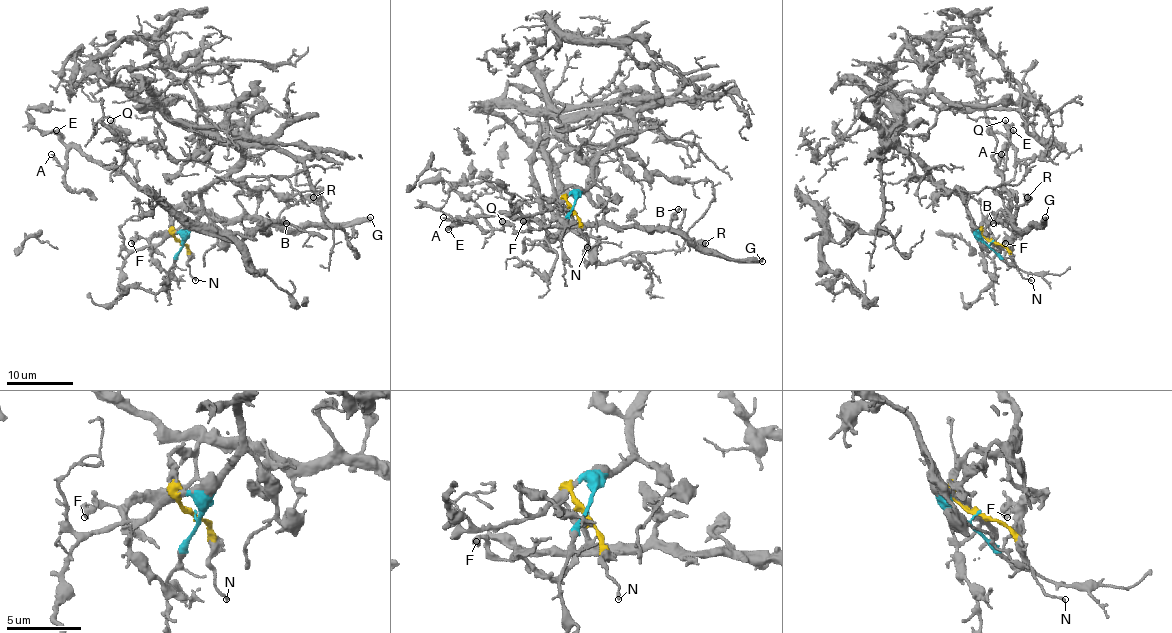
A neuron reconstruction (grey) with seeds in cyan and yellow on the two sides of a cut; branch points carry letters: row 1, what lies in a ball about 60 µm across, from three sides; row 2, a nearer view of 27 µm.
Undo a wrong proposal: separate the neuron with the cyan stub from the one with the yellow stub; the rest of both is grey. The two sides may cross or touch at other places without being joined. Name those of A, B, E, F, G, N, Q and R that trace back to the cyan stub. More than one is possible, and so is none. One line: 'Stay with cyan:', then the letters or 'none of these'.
Stay with cyan: none of these

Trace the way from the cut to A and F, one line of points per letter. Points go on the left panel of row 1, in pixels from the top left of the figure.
A: (181, 242), (173, 235), (171, 220), (181, 206), (168, 206), (74, 148), (62, 165), (50, 154)
F: (181, 242), (171, 233), (173, 213), (178, 215), (181, 225), (131, 243)

